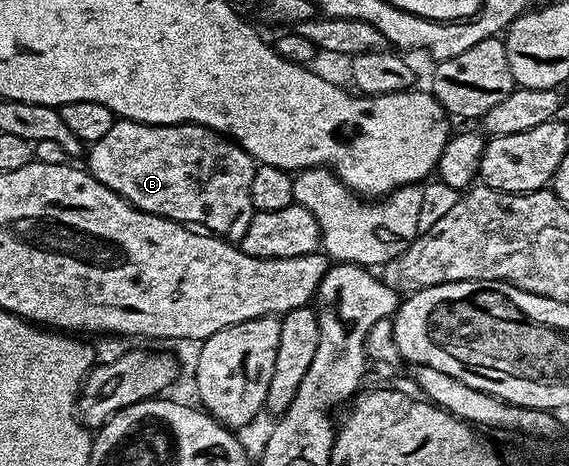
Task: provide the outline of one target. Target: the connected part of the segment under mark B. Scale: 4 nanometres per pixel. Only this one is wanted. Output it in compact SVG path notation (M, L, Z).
M117 118L102 141L87 148L86 169L106 189L118 193L139 211L158 217L166 217L175 223L183 223L193 229L203 229L233 245L250 229L254 214L250 201L250 184L254 182L257 162L227 135L212 131L197 123L175 123L174 125L150 125L129 119Z

